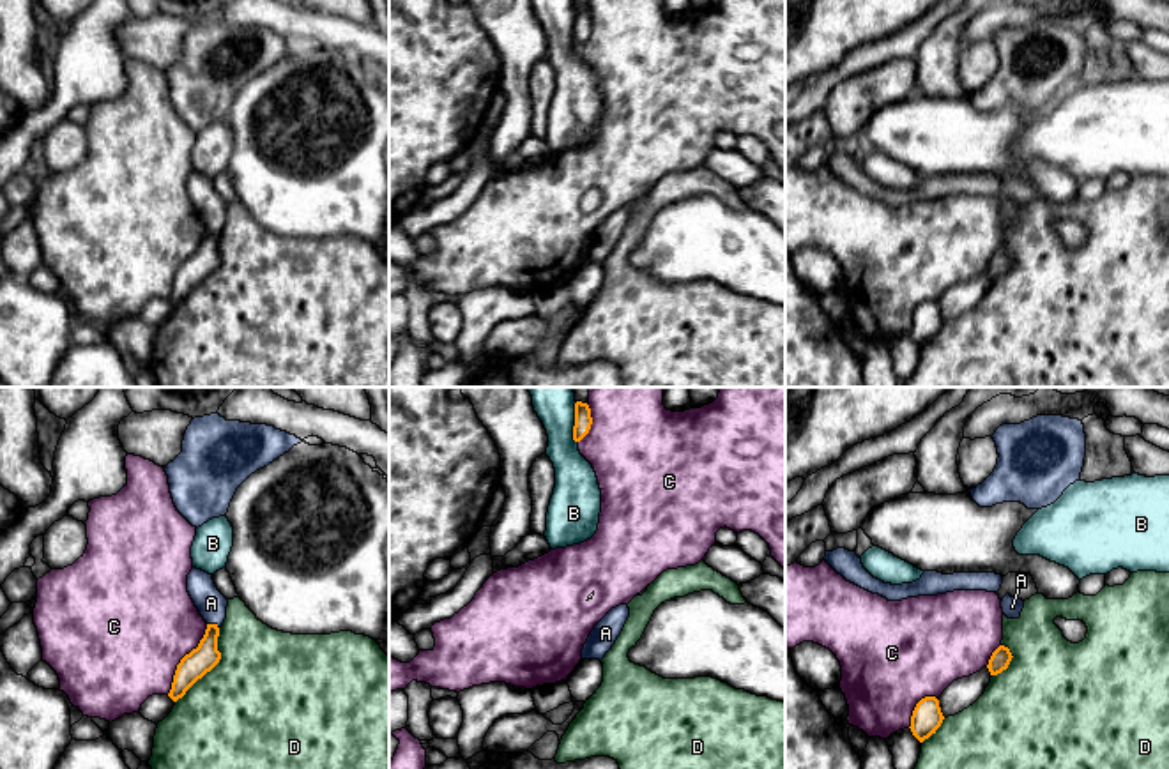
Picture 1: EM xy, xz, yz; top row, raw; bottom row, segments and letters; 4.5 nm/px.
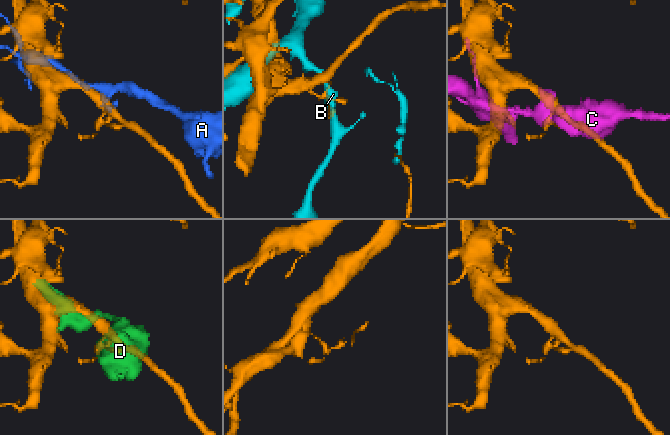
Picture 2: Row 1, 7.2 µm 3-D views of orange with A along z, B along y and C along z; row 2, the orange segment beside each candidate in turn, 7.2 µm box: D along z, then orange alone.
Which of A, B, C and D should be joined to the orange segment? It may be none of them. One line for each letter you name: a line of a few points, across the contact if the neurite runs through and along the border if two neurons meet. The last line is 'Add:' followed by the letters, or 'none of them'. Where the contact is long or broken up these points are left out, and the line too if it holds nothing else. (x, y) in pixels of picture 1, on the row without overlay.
Add: none of them

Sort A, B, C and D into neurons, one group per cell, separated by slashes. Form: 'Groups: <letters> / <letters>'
Groups: A / B / C / D

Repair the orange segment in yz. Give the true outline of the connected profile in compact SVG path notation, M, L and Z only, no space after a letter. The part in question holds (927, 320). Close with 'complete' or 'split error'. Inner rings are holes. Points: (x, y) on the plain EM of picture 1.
M936 301L921 302L911 320L911 336L913 339L923 346L941 331L944 320L939 311L939 304Z | complete

